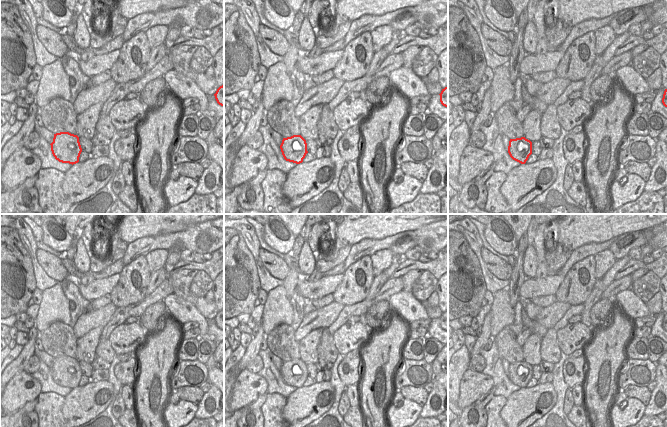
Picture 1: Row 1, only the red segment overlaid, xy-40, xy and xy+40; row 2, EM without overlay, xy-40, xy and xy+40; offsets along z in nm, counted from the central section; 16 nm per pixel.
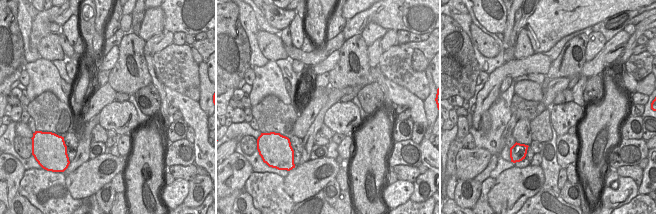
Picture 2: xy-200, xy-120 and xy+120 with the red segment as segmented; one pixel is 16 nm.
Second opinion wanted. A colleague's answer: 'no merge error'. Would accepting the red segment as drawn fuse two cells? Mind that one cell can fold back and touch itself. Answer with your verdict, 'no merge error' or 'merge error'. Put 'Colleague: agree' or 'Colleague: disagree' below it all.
merge error
Colleague: disagree

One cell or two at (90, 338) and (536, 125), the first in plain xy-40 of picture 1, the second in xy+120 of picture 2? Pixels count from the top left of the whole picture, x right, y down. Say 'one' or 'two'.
two

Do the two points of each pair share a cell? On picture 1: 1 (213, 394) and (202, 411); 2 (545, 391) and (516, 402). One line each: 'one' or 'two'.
1: one
2: one

